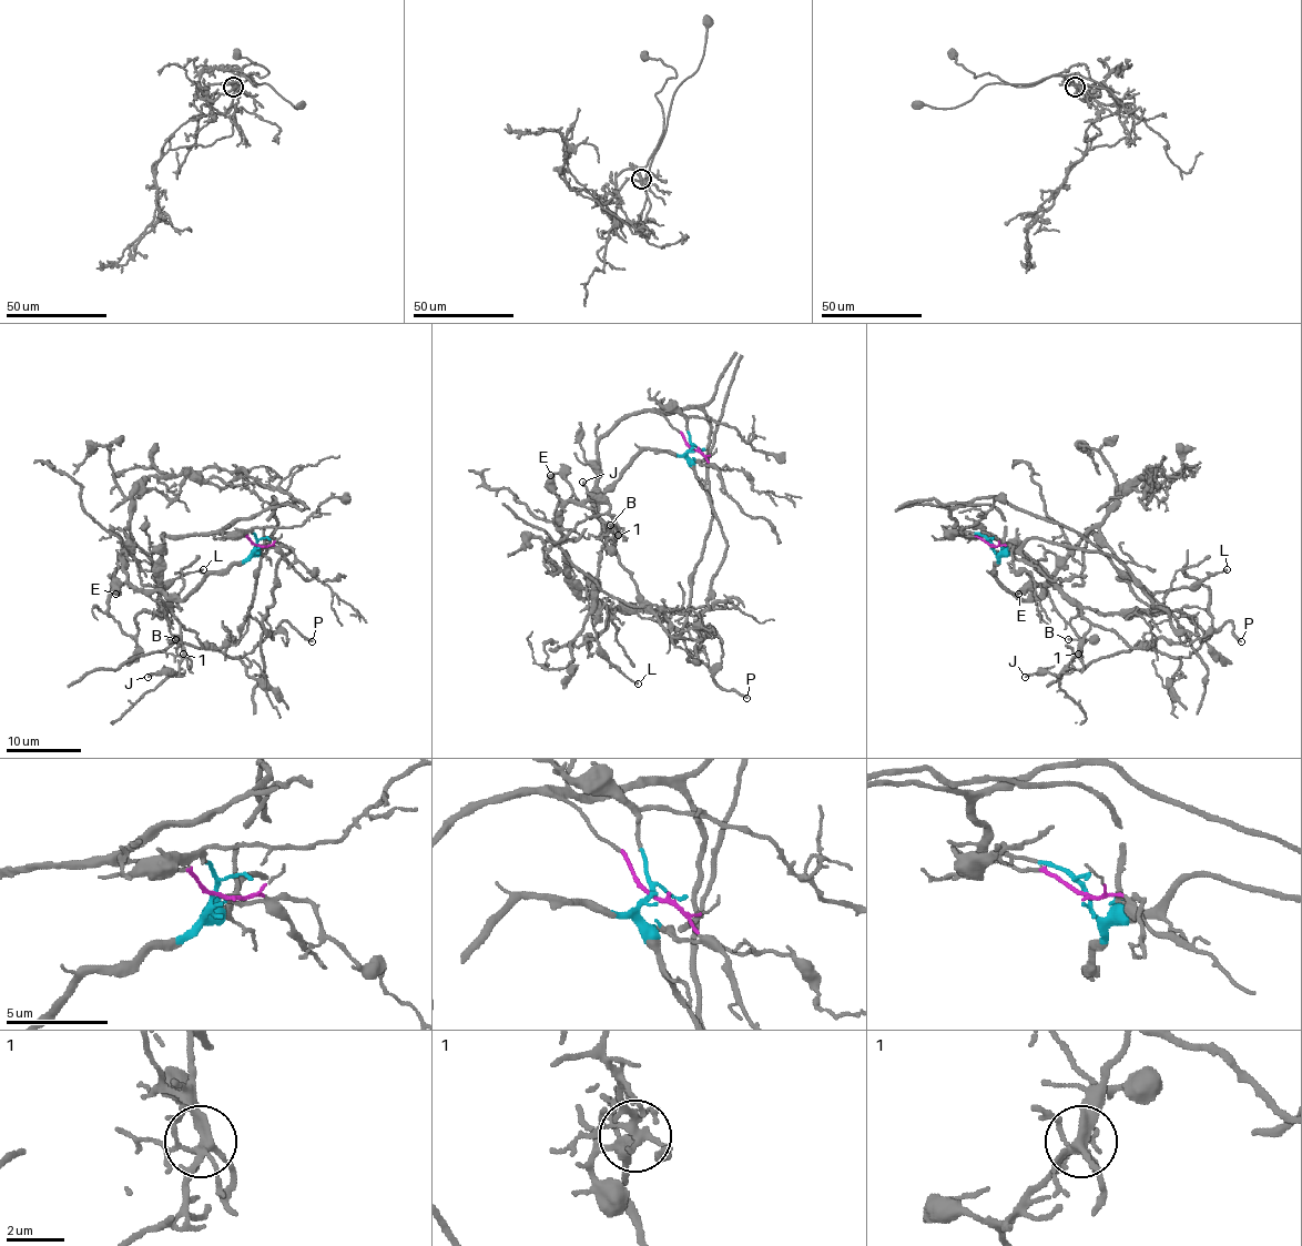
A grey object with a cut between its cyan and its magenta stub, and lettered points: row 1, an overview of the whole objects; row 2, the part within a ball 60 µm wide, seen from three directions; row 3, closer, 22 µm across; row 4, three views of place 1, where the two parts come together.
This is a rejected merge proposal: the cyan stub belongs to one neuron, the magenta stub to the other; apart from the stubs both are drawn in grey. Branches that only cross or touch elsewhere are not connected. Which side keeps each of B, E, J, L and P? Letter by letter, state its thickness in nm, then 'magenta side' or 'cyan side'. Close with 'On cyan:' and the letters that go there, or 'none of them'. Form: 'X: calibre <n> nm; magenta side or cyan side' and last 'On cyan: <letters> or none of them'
B: calibre 110 nm; magenta side
E: calibre 220 nm; cyan side
J: calibre 140 nm; magenta side
L: calibre 130 nm; magenta side
P: calibre 170 nm; magenta side
On cyan: E

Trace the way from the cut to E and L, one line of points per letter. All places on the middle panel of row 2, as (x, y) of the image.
E: (690, 448), (681, 454), (646, 448), (597, 499), (561, 499), (553, 492), (550, 475)
L: (690, 448), (653, 412), (624, 415), (597, 445), (596, 518), (604, 540), (591, 607), (597, 648), (638, 684)

